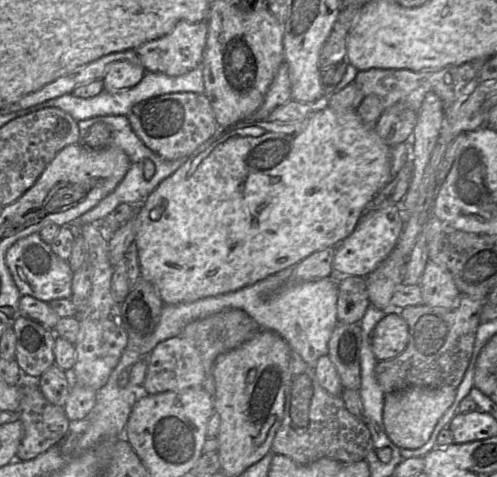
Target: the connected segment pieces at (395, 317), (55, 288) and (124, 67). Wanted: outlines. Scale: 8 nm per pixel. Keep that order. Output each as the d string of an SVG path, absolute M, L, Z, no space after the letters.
M400 313L387 314L372 332L372 351L378 361L400 355L409 341L409 328Z
M39 233L30 234L16 241L7 250L5 261L21 295L29 295L44 302L50 302L61 298L70 299L72 295L72 279L74 272L71 270L68 261L57 256L52 251L50 245L40 238Z
M128 60L115 61L104 73L103 90L110 93L125 91L137 85L145 73L145 69L139 63Z

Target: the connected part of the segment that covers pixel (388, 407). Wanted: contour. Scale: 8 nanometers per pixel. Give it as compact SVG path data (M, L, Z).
M410 387L385 394L383 424L388 438L400 449L417 449L431 436L435 425L455 400L457 388Z

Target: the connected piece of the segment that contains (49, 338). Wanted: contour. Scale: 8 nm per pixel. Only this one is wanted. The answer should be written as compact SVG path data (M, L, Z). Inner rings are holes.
M19 313L13 324L15 360L21 371L40 377L54 364L55 333L27 315Z

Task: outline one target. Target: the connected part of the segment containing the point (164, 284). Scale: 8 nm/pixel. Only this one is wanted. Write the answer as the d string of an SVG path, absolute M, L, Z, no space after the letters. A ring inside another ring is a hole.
M327 105L318 106L303 120L294 123L279 123L269 120L259 120L255 122L241 122L232 128L221 129L213 138L198 147L198 149L189 156L185 163L183 163L173 174L163 180L140 206L136 206L136 233L134 242L137 248L140 276L155 286L161 300L167 305L190 303L202 298L233 292L243 287L252 285L259 280L263 280L269 275L275 274L282 269L300 262L315 251L322 250L327 247L336 248L339 243L341 243L353 232L366 212L367 204L391 180L390 167L391 147L389 147L387 143L377 134L375 127L369 126L363 122L356 110L350 112L338 112Z

